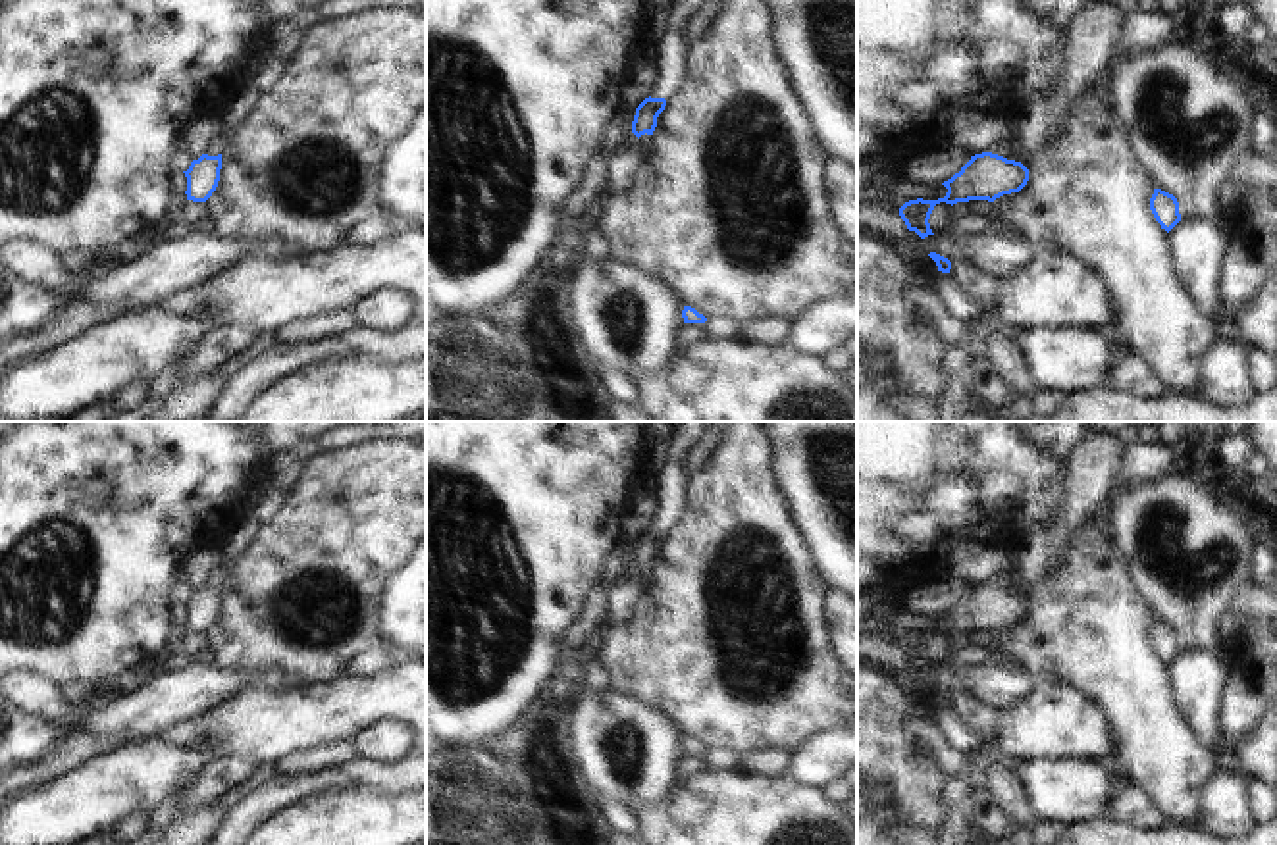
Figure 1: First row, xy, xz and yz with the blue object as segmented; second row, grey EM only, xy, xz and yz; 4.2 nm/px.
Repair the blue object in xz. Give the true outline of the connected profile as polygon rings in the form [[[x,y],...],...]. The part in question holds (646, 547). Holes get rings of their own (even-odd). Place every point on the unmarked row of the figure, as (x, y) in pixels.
[[[645,529],[638,539],[632,552],[632,564],[638,568],[638,583],[641,591],[641,599],[645,599],[649,591],[651,566],[657,558],[657,549],[665,541],[665,529]]]

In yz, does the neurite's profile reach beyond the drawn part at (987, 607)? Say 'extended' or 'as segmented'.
extended

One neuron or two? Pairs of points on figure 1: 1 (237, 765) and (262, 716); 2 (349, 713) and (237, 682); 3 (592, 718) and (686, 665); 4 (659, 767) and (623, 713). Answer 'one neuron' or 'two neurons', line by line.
1: two neurons
2: two neurons
3: two neurons
4: one neuron

